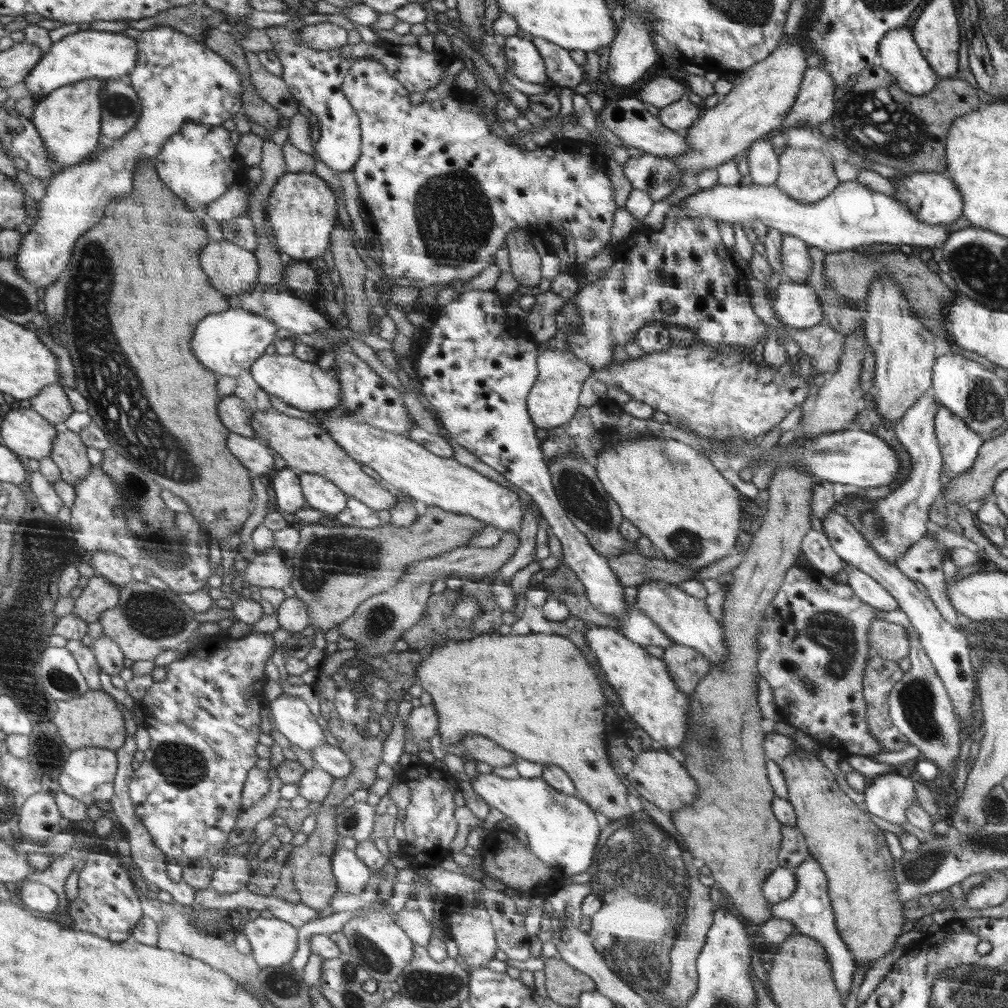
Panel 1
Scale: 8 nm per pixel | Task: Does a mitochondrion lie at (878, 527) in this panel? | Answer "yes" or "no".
yes

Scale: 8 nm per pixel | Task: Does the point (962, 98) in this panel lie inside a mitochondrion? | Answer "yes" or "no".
no

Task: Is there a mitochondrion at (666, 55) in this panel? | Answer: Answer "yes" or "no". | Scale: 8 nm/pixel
no

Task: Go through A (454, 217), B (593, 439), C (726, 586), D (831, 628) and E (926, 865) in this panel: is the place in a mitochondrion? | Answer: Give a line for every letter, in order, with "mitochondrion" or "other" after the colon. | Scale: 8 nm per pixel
A: mitochondrion
B: mitochondrion
C: other
D: mitochondrion
E: mitochondrion

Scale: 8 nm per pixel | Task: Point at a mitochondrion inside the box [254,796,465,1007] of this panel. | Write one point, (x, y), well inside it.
(377, 960)

